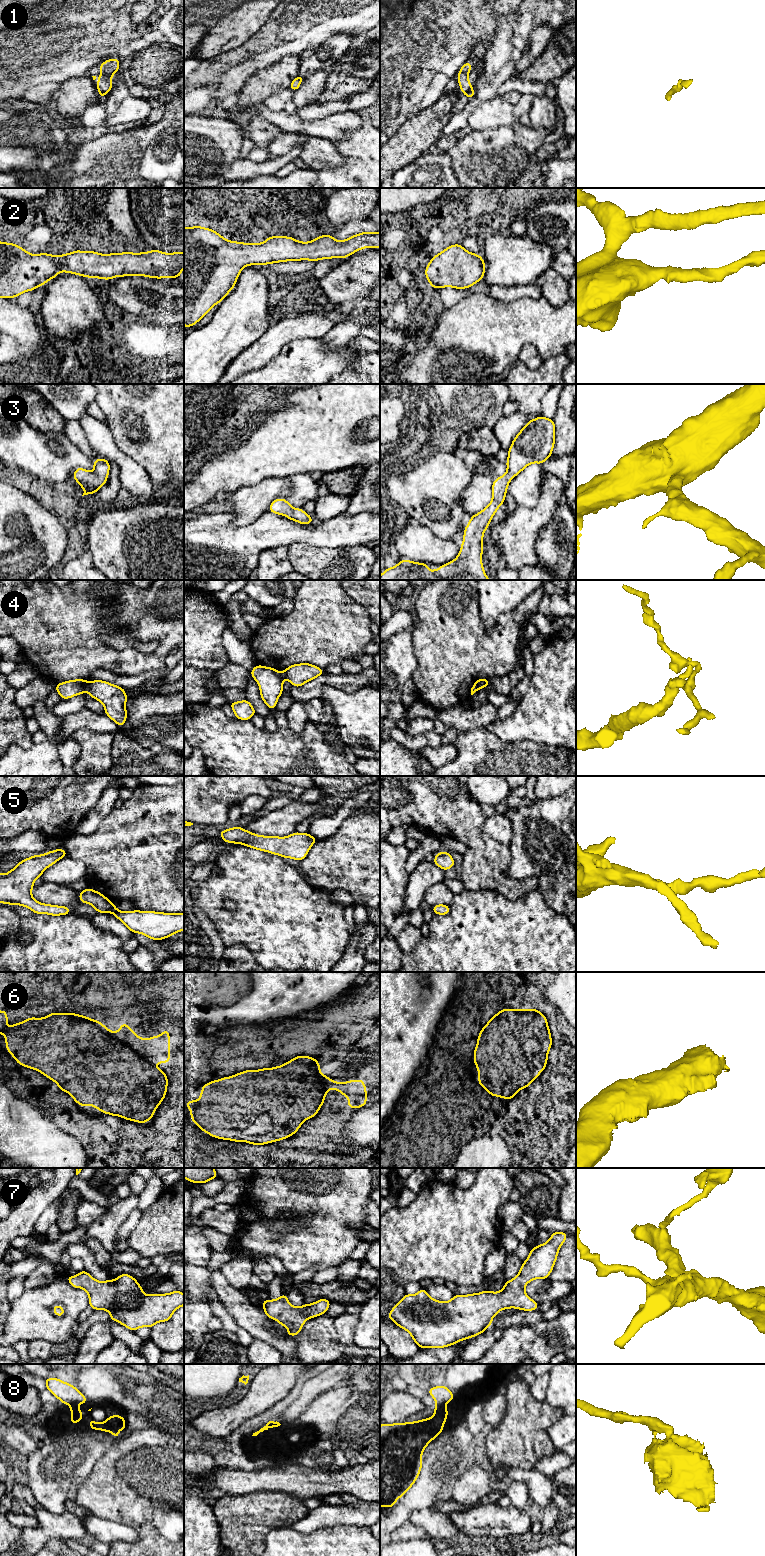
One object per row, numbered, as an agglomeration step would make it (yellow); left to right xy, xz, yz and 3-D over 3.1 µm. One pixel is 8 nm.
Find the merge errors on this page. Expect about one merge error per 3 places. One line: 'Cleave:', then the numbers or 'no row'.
Cleave: 1, 4, 8

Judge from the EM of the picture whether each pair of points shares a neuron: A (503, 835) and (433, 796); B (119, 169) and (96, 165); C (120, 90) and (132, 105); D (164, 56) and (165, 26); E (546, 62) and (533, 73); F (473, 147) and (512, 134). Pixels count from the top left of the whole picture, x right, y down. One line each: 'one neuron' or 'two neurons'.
A: two neurons
B: one neuron
C: two neurons
D: two neurons
E: one neuron
F: one neuron

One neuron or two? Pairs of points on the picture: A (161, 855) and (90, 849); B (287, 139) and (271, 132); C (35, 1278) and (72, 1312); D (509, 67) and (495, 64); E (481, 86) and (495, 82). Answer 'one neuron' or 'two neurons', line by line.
A: one neuron
B: two neurons
C: two neurons
D: two neurons
E: one neuron

